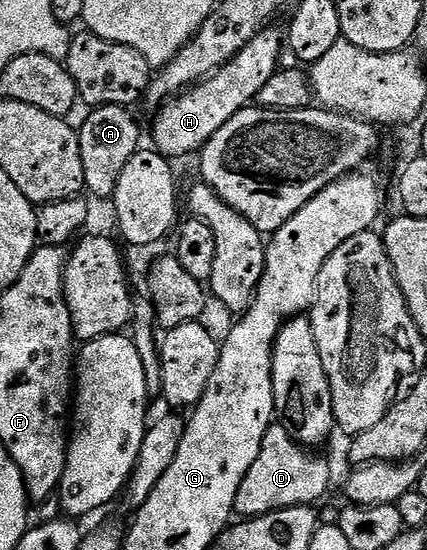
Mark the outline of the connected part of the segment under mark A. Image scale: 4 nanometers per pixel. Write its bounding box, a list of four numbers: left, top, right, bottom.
[78,106,140,197]

